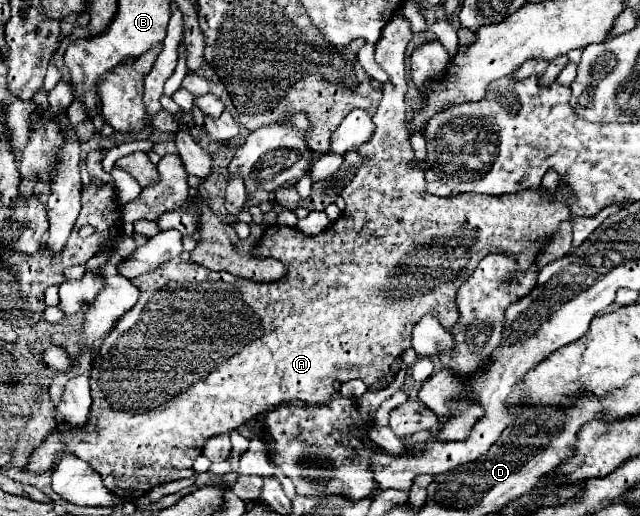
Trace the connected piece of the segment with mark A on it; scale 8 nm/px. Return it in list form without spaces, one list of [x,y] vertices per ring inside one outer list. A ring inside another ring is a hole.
[[[393,18],[387,28],[383,30],[383,40],[379,40],[379,44],[375,46],[375,60],[377,64],[389,74],[387,84],[383,86],[383,98],[381,104],[372,117],[375,122],[375,132],[371,136],[369,142],[361,144],[359,154],[365,158],[363,168],[359,168],[359,172],[355,174],[355,178],[351,180],[351,184],[347,188],[341,190],[343,200],[347,202],[345,206],[345,214],[341,214],[333,224],[329,224],[321,234],[317,236],[305,236],[303,232],[289,228],[289,226],[281,226],[281,224],[273,224],[257,242],[255,246],[255,258],[275,258],[275,260],[283,260],[283,264],[287,266],[287,274],[281,280],[275,282],[253,282],[253,280],[243,280],[237,278],[229,272],[211,272],[203,266],[193,264],[191,260],[183,260],[183,258],[173,258],[163,262],[159,268],[155,268],[153,272],[147,274],[139,274],[135,278],[131,278],[131,284],[135,284],[141,294],[137,304],[125,312],[119,322],[115,324],[115,328],[109,332],[109,336],[103,340],[99,352],[93,358],[93,368],[91,368],[91,412],[87,418],[87,424],[83,428],[71,428],[71,424],[61,422],[45,440],[41,446],[37,446],[31,456],[29,462],[23,466],[25,472],[31,474],[41,474],[45,470],[51,470],[57,466],[57,460],[63,452],[73,454],[81,460],[85,460],[103,480],[105,488],[123,498],[123,500],[137,500],[141,498],[141,494],[147,494],[151,488],[159,486],[159,484],[167,484],[179,478],[187,478],[193,474],[191,464],[193,460],[201,454],[203,442],[209,436],[217,436],[217,434],[229,434],[231,430],[243,426],[245,422],[249,422],[251,418],[269,412],[271,408],[277,408],[279,404],[285,404],[289,400],[301,400],[305,404],[317,404],[317,402],[325,402],[333,396],[335,388],[333,382],[349,382],[353,378],[363,380],[367,386],[375,384],[377,380],[381,380],[385,374],[390,371],[390,366],[395,362],[395,358],[399,358],[411,342],[411,330],[415,326],[415,322],[419,322],[421,316],[425,314],[433,314],[439,318],[443,328],[451,328],[451,324],[455,324],[455,320],[459,318],[459,312],[455,308],[455,294],[459,290],[461,278],[457,278],[453,272],[455,264],[449,264],[447,260],[461,260],[461,258],[473,258],[477,262],[477,258],[483,258],[487,254],[505,254],[505,256],[515,256],[519,260],[519,266],[529,268],[531,264],[535,264],[535,258],[539,254],[539,248],[543,248],[543,244],[551,238],[551,234],[555,234],[555,230],[559,228],[561,222],[565,220],[573,220],[565,200],[571,198],[571,194],[567,192],[567,188],[563,188],[563,184],[559,186],[559,192],[547,194],[541,188],[539,190],[531,190],[531,192],[519,192],[515,196],[473,196],[473,194],[451,194],[447,198],[437,198],[431,194],[425,194],[425,178],[423,178],[423,170],[417,166],[417,158],[415,152],[411,148],[409,142],[409,132],[405,126],[405,94],[407,94],[407,70],[405,70],[405,50],[407,50],[407,42],[413,38],[413,32],[409,28],[409,20],[405,18]],[[499,244],[505,244],[505,252],[497,250]]]

